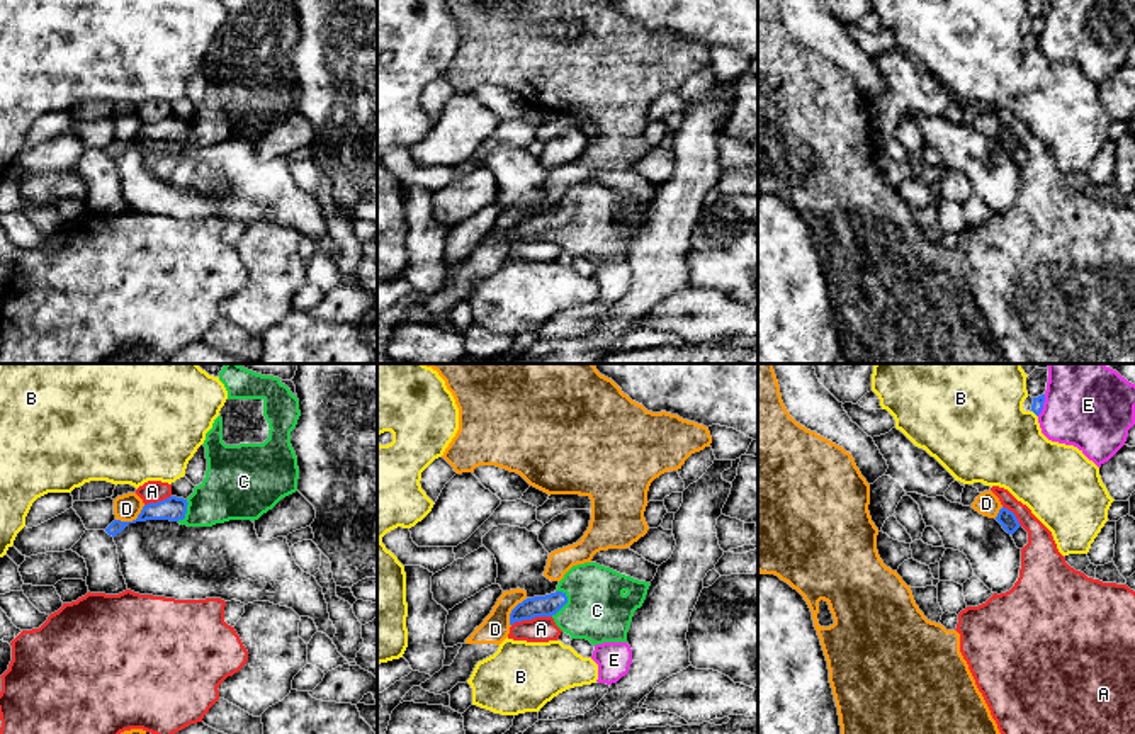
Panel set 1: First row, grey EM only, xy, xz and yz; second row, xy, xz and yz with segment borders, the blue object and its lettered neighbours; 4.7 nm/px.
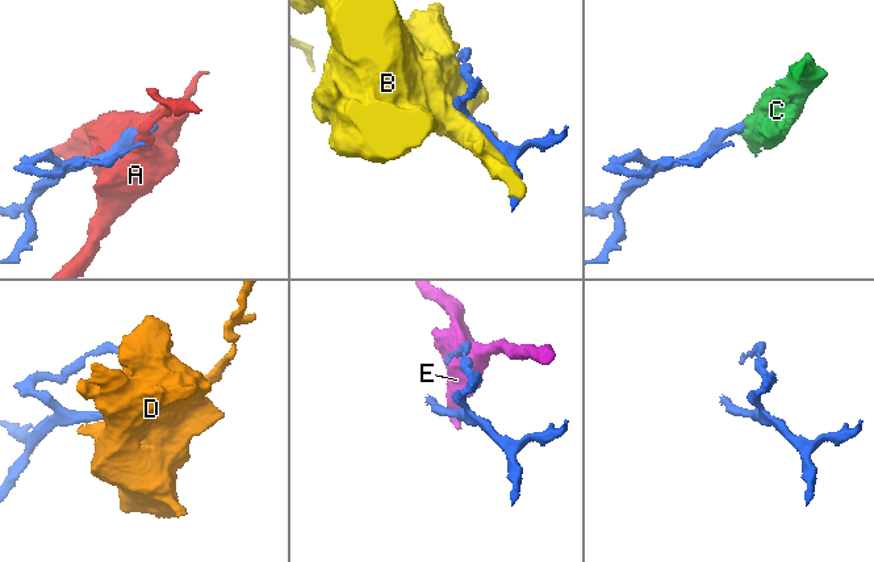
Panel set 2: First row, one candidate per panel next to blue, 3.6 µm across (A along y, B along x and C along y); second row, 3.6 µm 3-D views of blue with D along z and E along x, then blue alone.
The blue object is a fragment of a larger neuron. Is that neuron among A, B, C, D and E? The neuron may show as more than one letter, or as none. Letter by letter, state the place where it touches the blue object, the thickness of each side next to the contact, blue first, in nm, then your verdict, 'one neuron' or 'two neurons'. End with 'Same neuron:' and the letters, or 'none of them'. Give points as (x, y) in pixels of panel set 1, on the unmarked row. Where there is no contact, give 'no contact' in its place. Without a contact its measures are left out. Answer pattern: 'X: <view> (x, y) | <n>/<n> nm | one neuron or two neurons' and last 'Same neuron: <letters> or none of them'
A: xz (530, 238) | 100/130 nm | two neurons
B: yz (1033, 31) | 60/440 nm | two neurons
C: xz (564, 223) | 100/300 nm | one neuron
D: xy (133, 140) | 120/130 nm | two neurons
E: yz (1042, 24) | 60/340 nm | two neurons
Same neuron: C

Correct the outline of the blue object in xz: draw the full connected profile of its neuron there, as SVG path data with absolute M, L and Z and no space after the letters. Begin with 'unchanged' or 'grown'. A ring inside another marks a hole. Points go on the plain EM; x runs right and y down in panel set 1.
grown | M596 182L578 184L554 212L518 223L510 233L510 245L552 236L571 258L586 258L593 265L627 262L634 231L642 226L649 206Z

